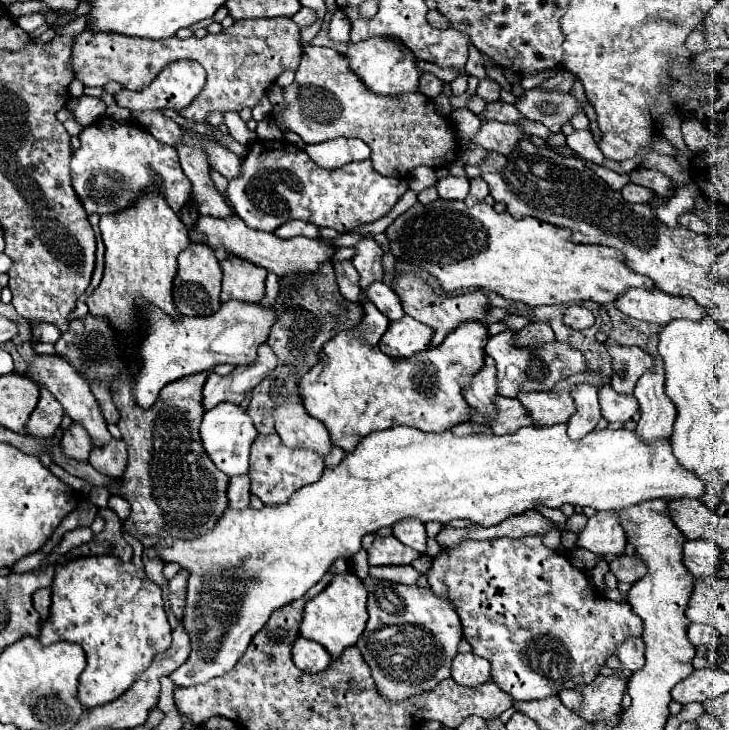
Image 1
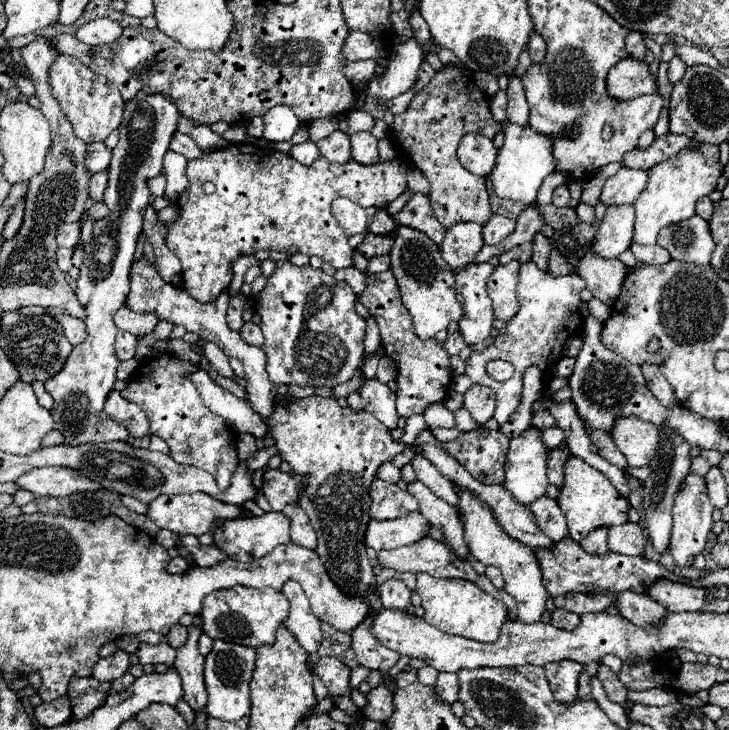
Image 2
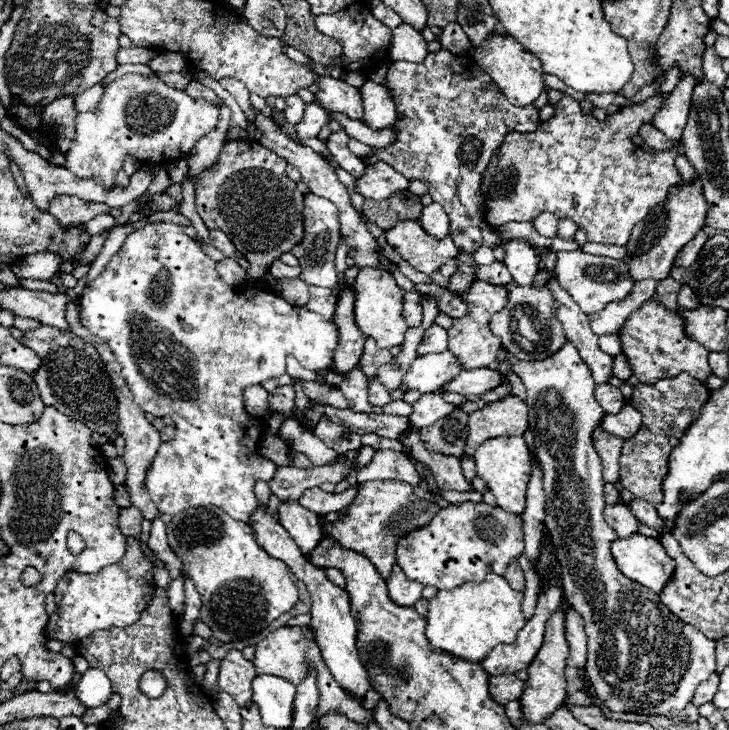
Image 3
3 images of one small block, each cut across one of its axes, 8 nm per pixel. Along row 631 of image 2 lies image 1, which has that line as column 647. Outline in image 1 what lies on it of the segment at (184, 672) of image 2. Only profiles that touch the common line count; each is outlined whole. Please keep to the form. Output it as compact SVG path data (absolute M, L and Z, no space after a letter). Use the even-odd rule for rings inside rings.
M626 184L620 192L626 198L626 202L648 202L654 196L654 192L650 188L638 186L638 184Z

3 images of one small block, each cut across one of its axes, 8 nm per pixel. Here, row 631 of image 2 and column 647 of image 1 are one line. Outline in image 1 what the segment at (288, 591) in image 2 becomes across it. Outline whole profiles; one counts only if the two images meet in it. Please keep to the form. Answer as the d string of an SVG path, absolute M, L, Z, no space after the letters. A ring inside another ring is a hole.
M626 288L616 298L616 308L630 318L656 322L664 326L676 318L700 320L706 316L706 310L698 306L692 298L684 296L670 296L660 292L658 288L644 290L644 288Z

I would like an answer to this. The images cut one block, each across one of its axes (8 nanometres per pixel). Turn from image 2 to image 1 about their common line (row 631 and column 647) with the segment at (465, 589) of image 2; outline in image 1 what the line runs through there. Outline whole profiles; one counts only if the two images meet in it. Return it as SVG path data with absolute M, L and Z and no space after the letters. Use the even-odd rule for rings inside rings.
M554 424L554 426L542 426L542 428L534 428L534 426L526 426L526 428L520 428L518 432L514 434L506 434L506 436L480 436L480 434L468 434L468 436L454 436L450 432L422 432L422 430L416 430L416 428L410 428L410 426L394 426L394 428L388 428L388 430L382 430L382 432L374 432L374 434L368 434L366 438L362 438L362 442L356 446L356 450L348 452L344 456L344 460L334 466L334 468L326 468L322 480L310 484L310 486L304 486L300 490L296 490L288 502L284 504L278 504L278 506L264 506L260 510L248 506L244 510L236 510L236 508L226 508L226 512L222 514L222 518L218 518L218 522L214 524L212 530L192 538L192 540L182 540L182 538L176 538L170 546L166 544L166 538L160 538L158 544L154 546L154 552L156 556L162 560L162 562L174 562L178 564L182 570L188 570L190 576L188 576L188 594L186 594L186 606L184 606L184 618L182 618L182 624L184 624L184 630L186 634L190 636L190 644L192 644L192 650L190 650L190 656L188 660L170 674L172 682L176 686L194 686L194 684L206 684L208 680L216 678L216 676L222 676L226 674L238 660L240 656L246 652L250 640L254 638L256 632L262 630L262 626L268 622L270 614L298 598L302 598L316 582L320 582L320 578L330 570L330 566L334 564L334 560L338 558L344 558L344 560L350 560L360 548L362 548L362 538L368 534L368 532L376 532L384 526L394 526L396 522L400 520L408 520L408 518L418 518L420 522L440 522L440 524L448 524L456 518L468 518L472 520L474 524L480 524L480 526L496 526L504 520L508 520L510 516L516 516L516 514L522 514L524 510L530 510L530 508L538 508L538 506L548 506L548 508L562 508L562 504L572 504L572 506L592 506L594 510L622 510L622 508L628 508L632 504L640 504L644 500L656 500L656 498L664 498L664 500L680 500L680 498L696 498L696 500L702 500L706 494L706 484L700 476L692 474L690 470L686 470L684 466L680 466L680 462L674 458L672 454L672 446L670 446L670 438L660 438L658 442L656 440L642 440L634 430L610 430L610 428L604 428L604 430L592 430L590 434L586 434L582 440L572 440L568 434L566 434L566 424Z

